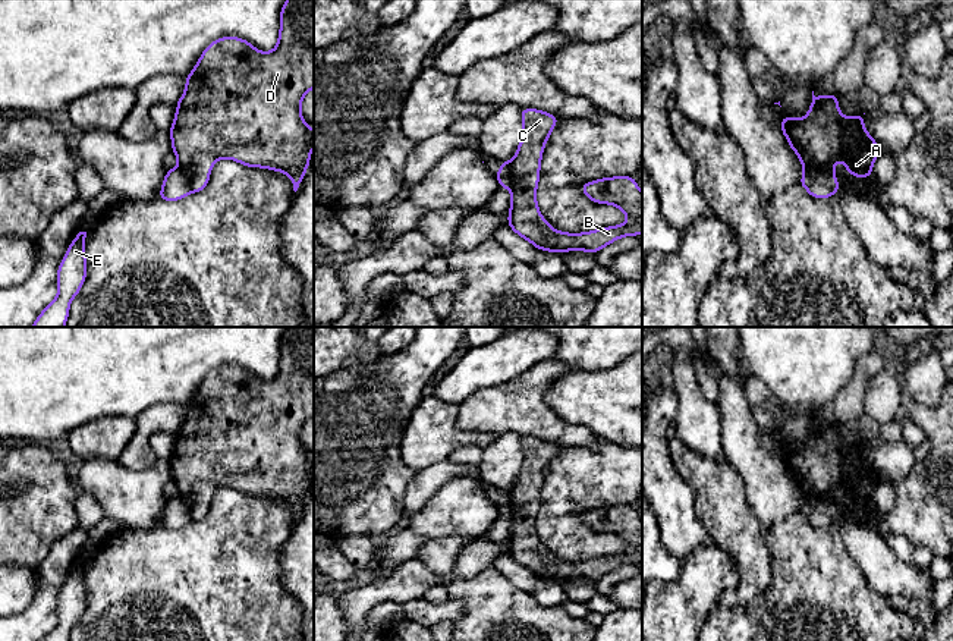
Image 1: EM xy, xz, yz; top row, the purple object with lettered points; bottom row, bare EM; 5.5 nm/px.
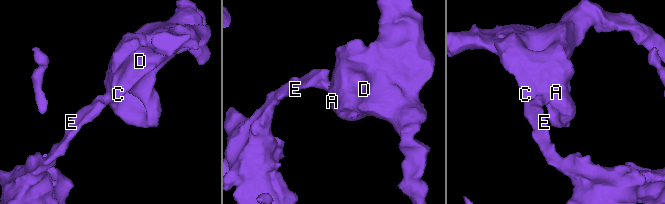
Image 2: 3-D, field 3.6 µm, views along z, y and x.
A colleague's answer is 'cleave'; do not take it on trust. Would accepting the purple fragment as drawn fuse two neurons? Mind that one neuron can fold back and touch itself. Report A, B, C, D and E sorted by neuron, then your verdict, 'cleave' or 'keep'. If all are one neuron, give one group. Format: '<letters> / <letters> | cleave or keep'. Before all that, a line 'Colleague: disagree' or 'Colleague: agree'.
Colleague: agree
A B C D / E | cleave

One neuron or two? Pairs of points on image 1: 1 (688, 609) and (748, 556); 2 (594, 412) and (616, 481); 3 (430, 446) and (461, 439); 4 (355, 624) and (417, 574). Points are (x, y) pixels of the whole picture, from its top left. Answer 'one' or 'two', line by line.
1: two
2: two
3: one
4: one

